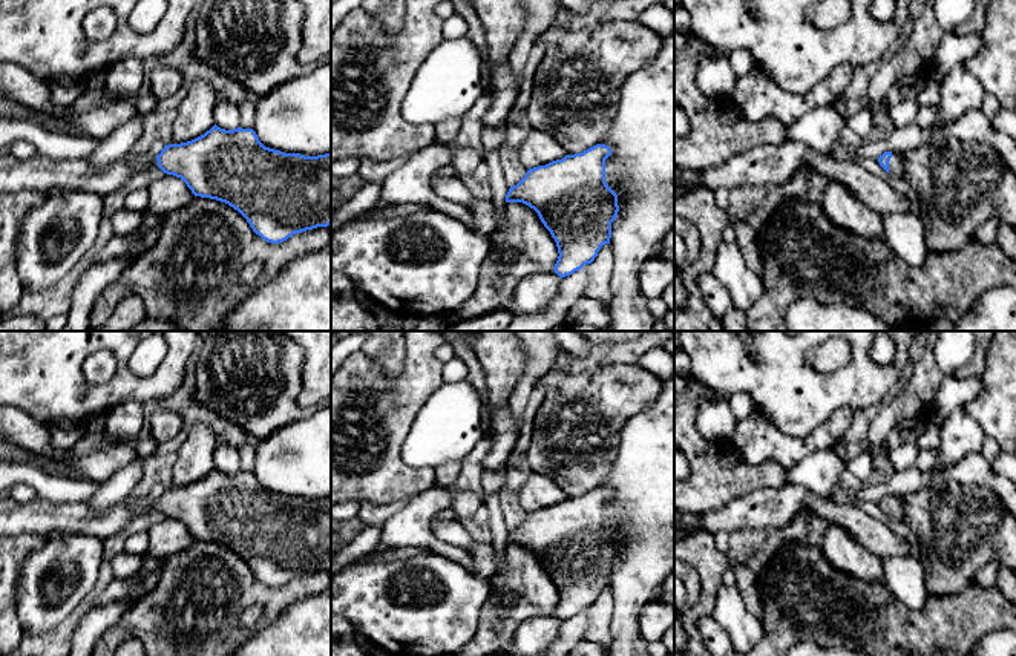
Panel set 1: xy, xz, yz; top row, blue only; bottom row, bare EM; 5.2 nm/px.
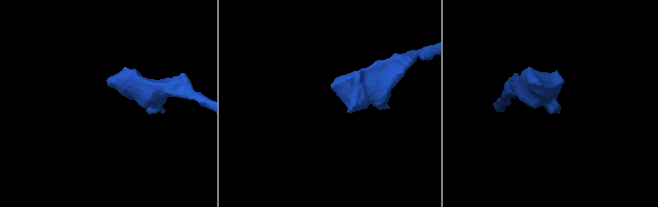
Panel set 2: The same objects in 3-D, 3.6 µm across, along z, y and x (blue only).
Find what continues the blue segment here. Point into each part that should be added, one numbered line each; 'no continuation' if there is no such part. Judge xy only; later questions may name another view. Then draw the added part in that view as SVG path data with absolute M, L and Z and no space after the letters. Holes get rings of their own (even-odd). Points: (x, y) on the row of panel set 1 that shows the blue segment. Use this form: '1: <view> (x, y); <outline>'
1: xy (40, 172); M8 153L0 155L0 193L66 190L107 196L123 190L135 173L152 167L158 167L158 161L150 153L118 158L103 170L92 169L87 156L52 161L40 153L29 159Z

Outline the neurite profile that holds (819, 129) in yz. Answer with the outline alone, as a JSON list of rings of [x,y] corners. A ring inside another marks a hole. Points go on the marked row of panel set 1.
[[[834,106],[817,107],[786,127],[786,139],[801,143],[821,155],[832,155],[843,124],[844,116]]]

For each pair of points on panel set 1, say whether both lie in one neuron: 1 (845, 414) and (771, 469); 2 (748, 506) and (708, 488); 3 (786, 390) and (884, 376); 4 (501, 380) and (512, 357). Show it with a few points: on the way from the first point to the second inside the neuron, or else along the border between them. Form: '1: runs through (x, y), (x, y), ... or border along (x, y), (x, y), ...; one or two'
1: border along (771, 459), (785, 471); two
2: border along (766, 486), (701, 515); two
3: runs through (811, 387), (857, 387), (860, 383); one
4: runs through (501, 374), (506, 364); one

